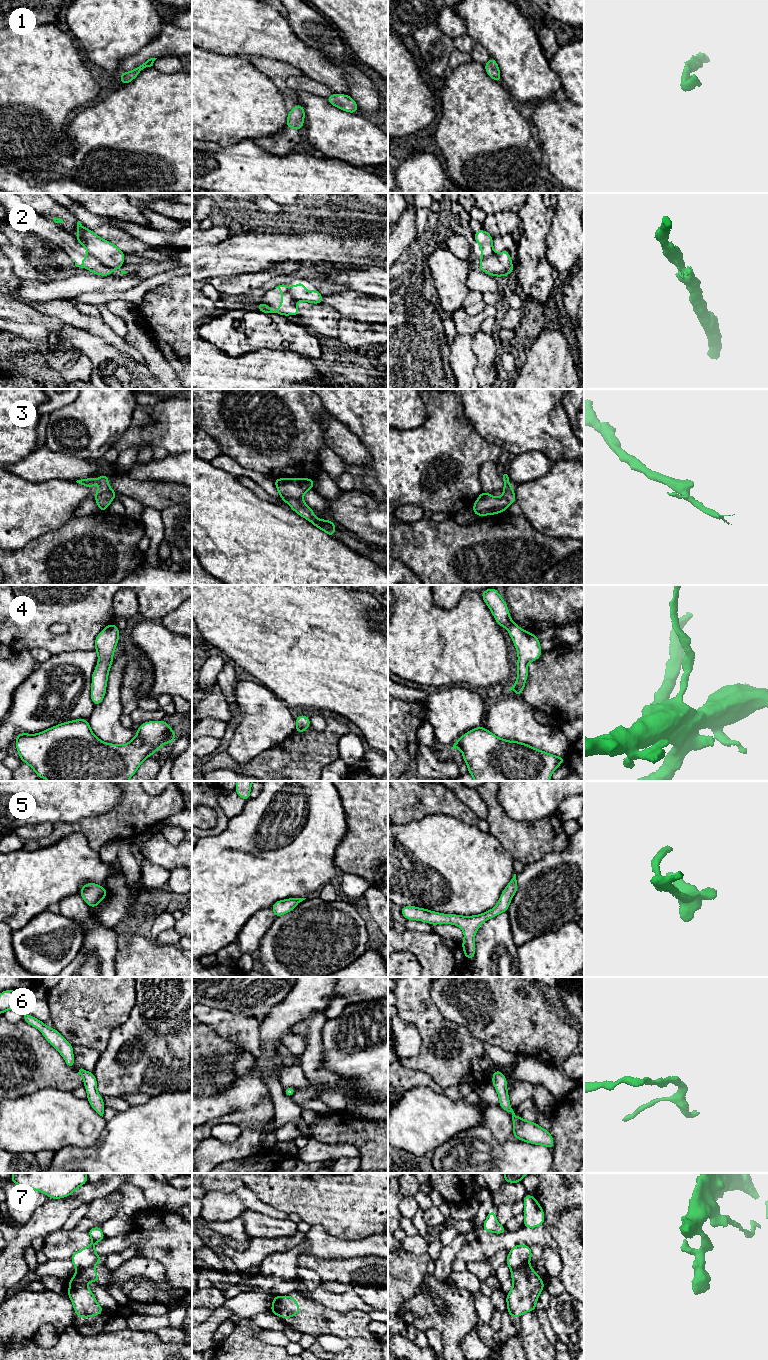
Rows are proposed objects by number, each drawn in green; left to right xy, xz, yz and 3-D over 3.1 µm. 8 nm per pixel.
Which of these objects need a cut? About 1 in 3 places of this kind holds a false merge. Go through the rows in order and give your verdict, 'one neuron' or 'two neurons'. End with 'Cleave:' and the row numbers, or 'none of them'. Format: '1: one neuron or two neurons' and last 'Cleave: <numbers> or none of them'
1: one neuron
2: two neurons
3: one neuron
4: one neuron
5: one neuron
6: one neuron
7: two neurons
Cleave: 2, 7

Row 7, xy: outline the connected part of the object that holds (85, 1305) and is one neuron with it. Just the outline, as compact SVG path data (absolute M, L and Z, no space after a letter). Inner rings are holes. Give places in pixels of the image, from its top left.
M93 1265L87 1269L77 1270L76 1274L70 1278L67 1295L73 1303L77 1317L93 1317L103 1312L104 1308L97 1303L94 1294L86 1286L89 1281L98 1283L100 1280Z

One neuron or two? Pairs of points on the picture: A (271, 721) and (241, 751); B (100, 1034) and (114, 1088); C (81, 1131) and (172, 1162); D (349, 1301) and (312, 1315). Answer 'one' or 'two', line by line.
A: one
B: two
C: two
D: two

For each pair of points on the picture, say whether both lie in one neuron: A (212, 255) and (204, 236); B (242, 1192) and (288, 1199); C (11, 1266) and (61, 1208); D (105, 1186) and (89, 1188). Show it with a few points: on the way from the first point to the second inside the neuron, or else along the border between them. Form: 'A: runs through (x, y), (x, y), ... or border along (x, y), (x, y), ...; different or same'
A: border along (229, 236), (219, 243), (202, 246); different
B: border along (243, 1186), (274, 1207); different
C: runs through (15, 1250), (19, 1243), (45, 1220); same
D: runs through (101, 1188), (93, 1188); same

